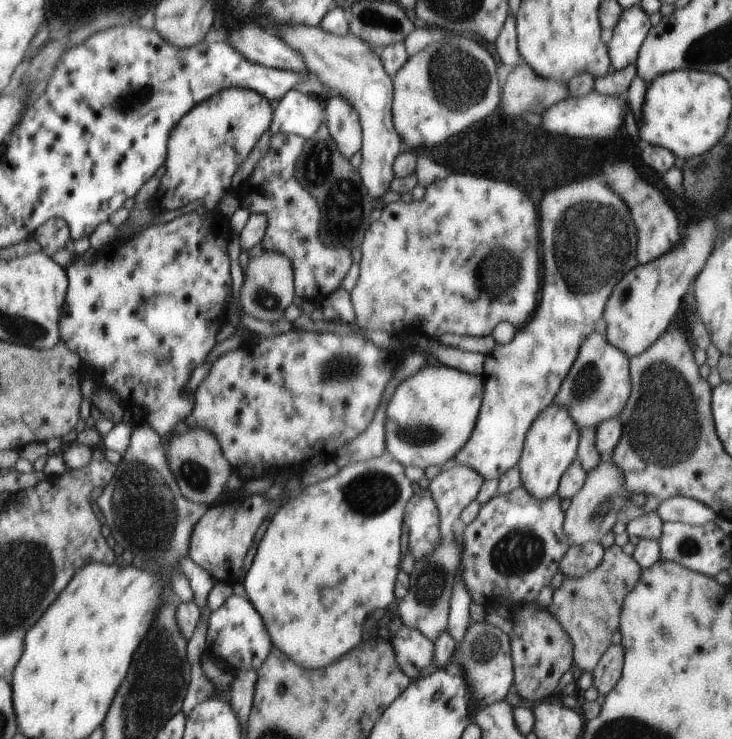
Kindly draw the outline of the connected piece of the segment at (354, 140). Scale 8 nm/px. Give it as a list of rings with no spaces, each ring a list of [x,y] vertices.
[[[328,95],[326,102],[326,122],[338,150],[347,158],[358,150],[363,143],[363,132],[358,111],[340,95]]]

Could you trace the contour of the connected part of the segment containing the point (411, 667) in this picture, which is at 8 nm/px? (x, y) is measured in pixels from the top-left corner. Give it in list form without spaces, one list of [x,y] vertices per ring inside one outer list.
[[[398,617],[391,620],[391,631],[394,632],[394,638],[390,642],[394,647],[398,666],[413,680],[434,662],[435,644],[418,629],[404,625]]]

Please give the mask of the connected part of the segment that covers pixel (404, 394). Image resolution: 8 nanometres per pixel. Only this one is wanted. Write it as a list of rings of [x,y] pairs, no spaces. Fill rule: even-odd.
[[[442,363],[424,365],[405,378],[389,400],[385,418],[385,447],[400,464],[444,467],[464,448],[480,412],[485,391],[481,375],[468,374]]]

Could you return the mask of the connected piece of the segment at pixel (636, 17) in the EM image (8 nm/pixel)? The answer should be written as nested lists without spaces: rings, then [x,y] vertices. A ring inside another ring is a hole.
[[[640,4],[622,11],[608,42],[609,57],[616,71],[636,64],[636,56],[651,26],[649,16]]]

